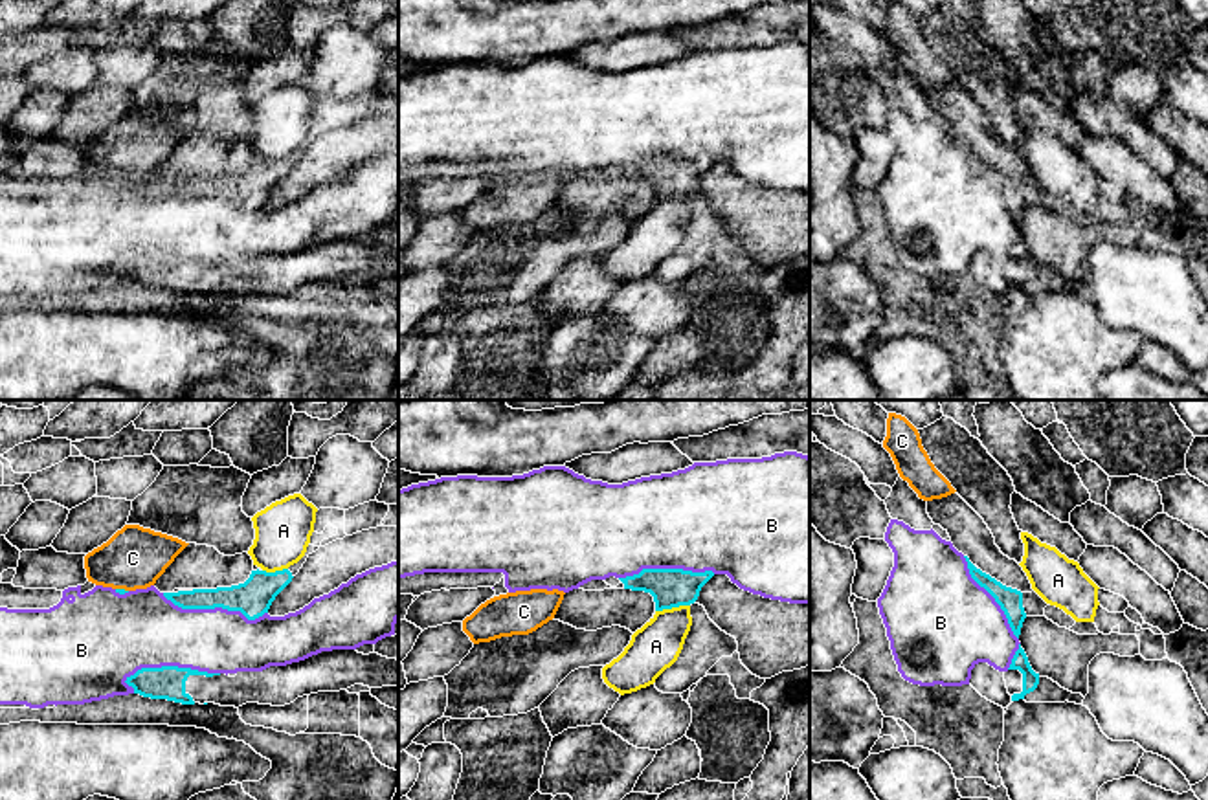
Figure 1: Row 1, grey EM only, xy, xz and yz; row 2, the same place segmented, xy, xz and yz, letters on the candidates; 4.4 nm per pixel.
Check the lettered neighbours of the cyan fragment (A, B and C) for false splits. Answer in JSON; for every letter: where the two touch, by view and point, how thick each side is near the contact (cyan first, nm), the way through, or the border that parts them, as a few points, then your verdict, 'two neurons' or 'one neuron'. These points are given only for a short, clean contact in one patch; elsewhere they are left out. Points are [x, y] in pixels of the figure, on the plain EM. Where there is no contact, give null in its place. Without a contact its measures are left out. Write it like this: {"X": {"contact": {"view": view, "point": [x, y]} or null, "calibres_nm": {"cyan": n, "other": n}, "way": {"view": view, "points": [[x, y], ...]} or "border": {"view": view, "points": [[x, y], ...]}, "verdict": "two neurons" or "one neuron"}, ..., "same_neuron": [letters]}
{"A": {"contact": {"view": "xz", "point": [672, 195]}, "calibres_nm": {"cyan": 180, "other": 220}, "border": {"view": "xz", "points": [[689, 193], [656, 200]]}, "verdict": "two neurons"}, "B": {"contact": {"view": "xy", "point": [171, 255]}, "calibres_nm": {"cyan": 140, "other": 340}, "verdict": "two neurons"}, "C": {"contact": {"view": "xy", "point": [122, 178]}, "calibres_nm": {"cyan": 30, "other": 280}, "verdict": "two neurons"}, "same_neuron": []}

